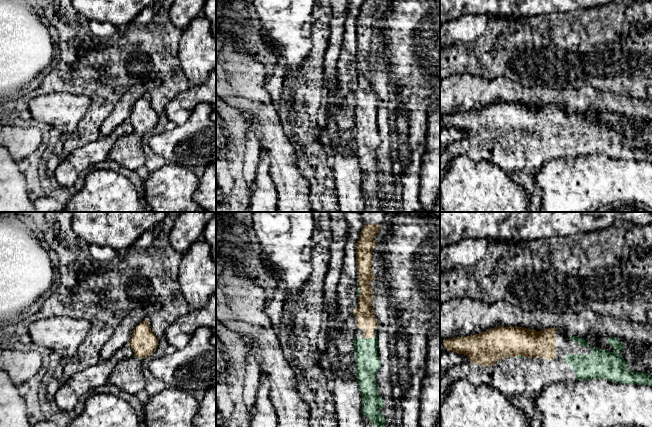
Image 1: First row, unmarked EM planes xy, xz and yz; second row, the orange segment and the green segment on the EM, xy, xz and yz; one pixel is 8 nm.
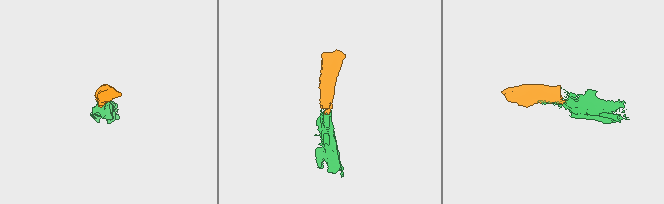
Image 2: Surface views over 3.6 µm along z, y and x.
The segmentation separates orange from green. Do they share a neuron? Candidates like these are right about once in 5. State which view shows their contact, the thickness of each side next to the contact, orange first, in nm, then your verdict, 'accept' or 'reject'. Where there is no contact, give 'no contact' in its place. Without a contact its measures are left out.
xz | 160/200 nm | accept

